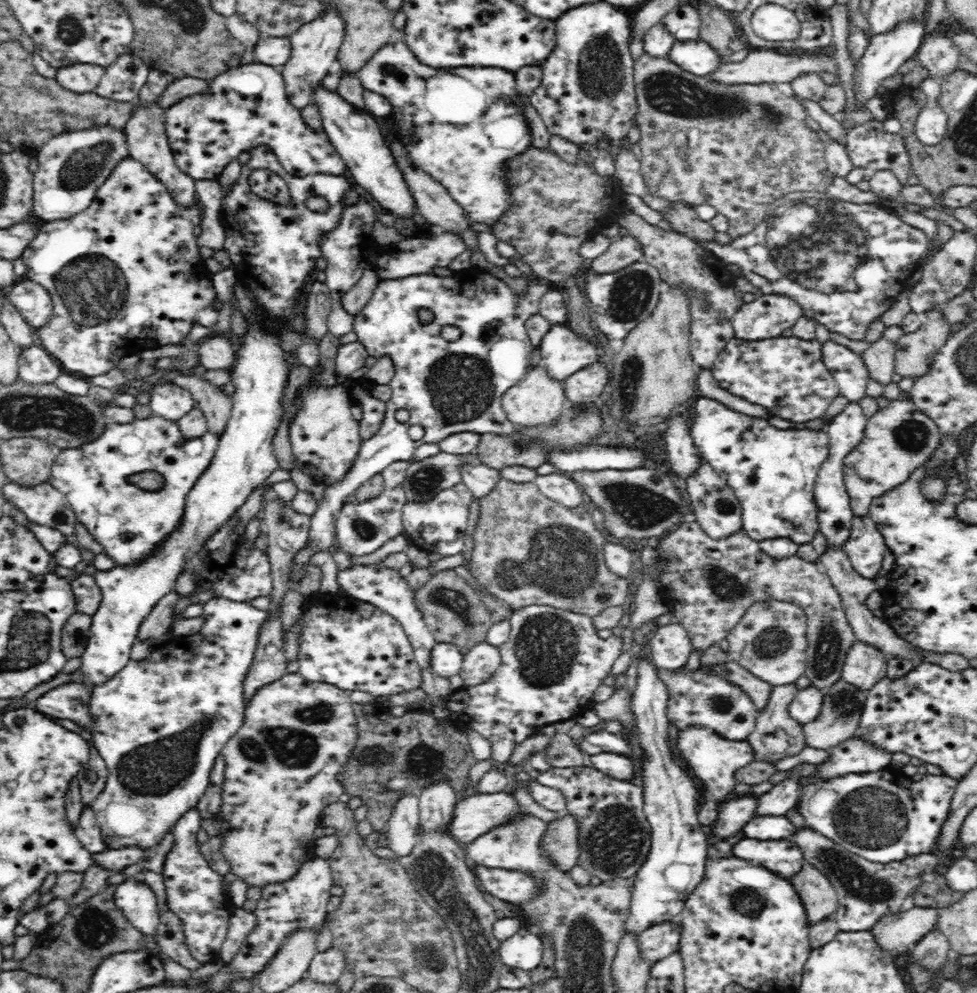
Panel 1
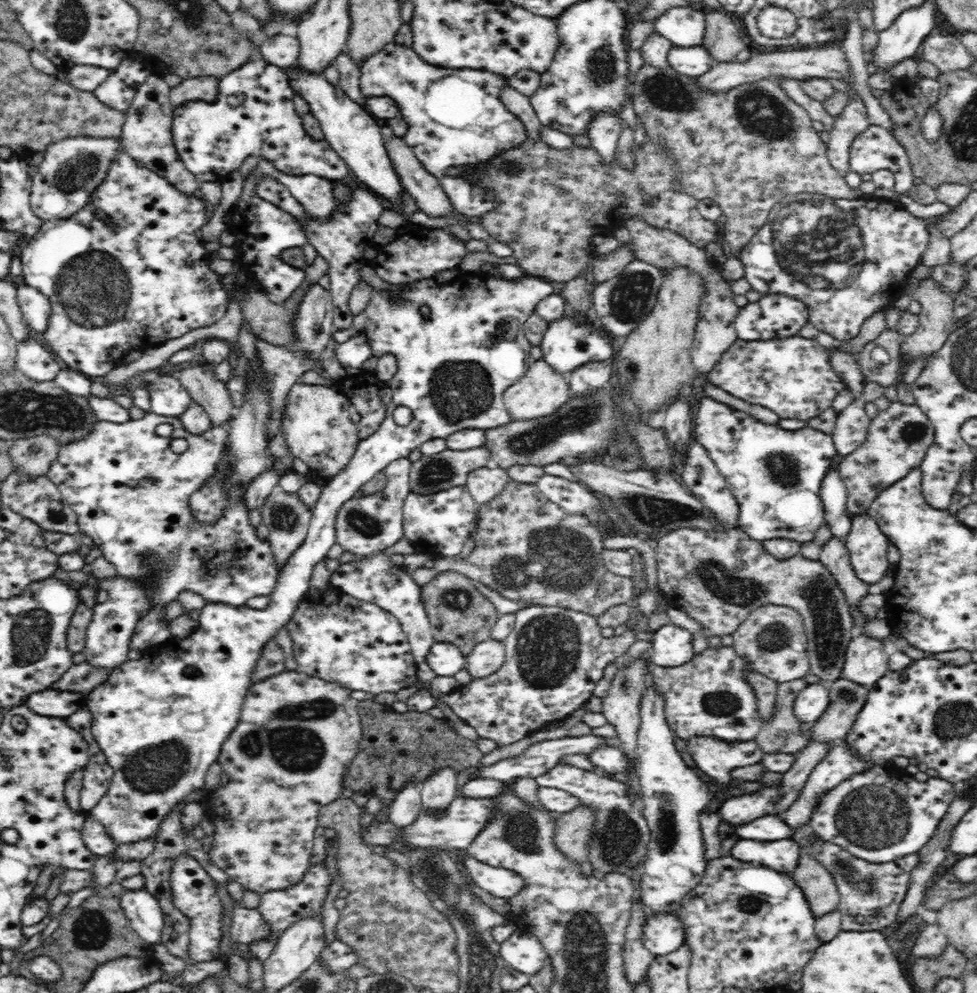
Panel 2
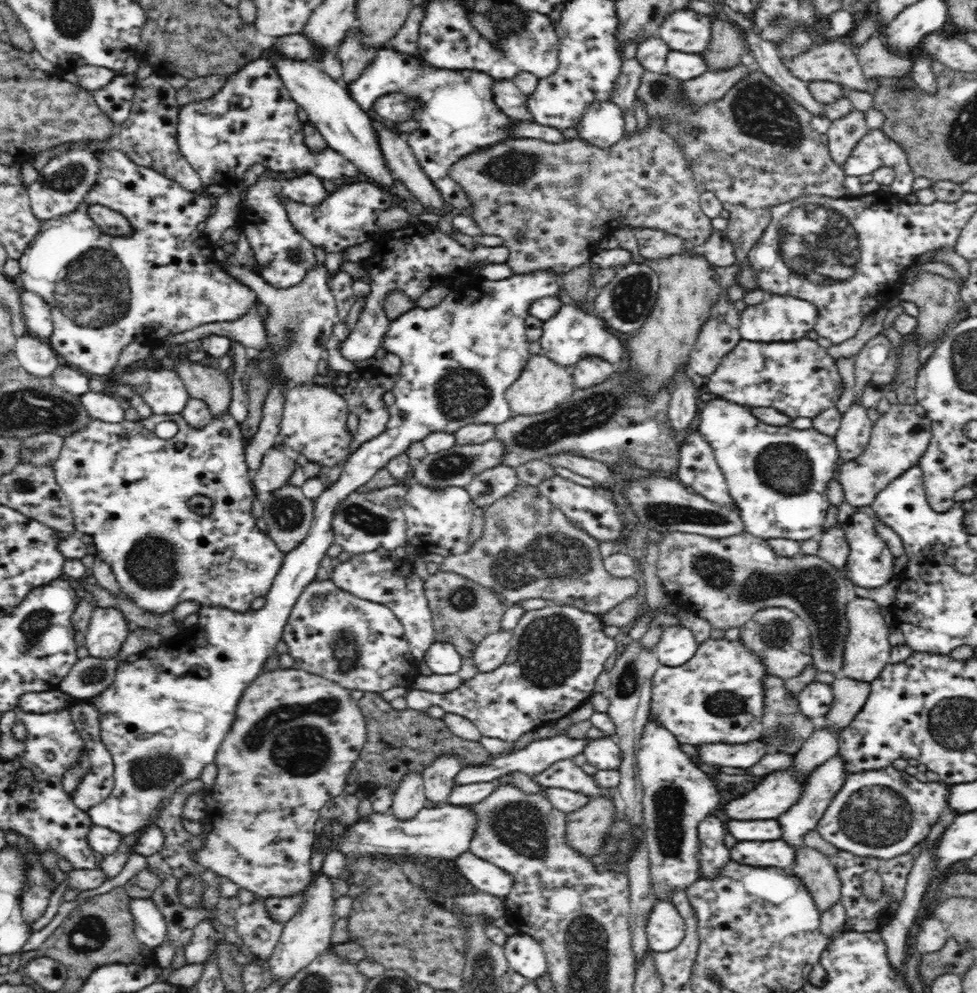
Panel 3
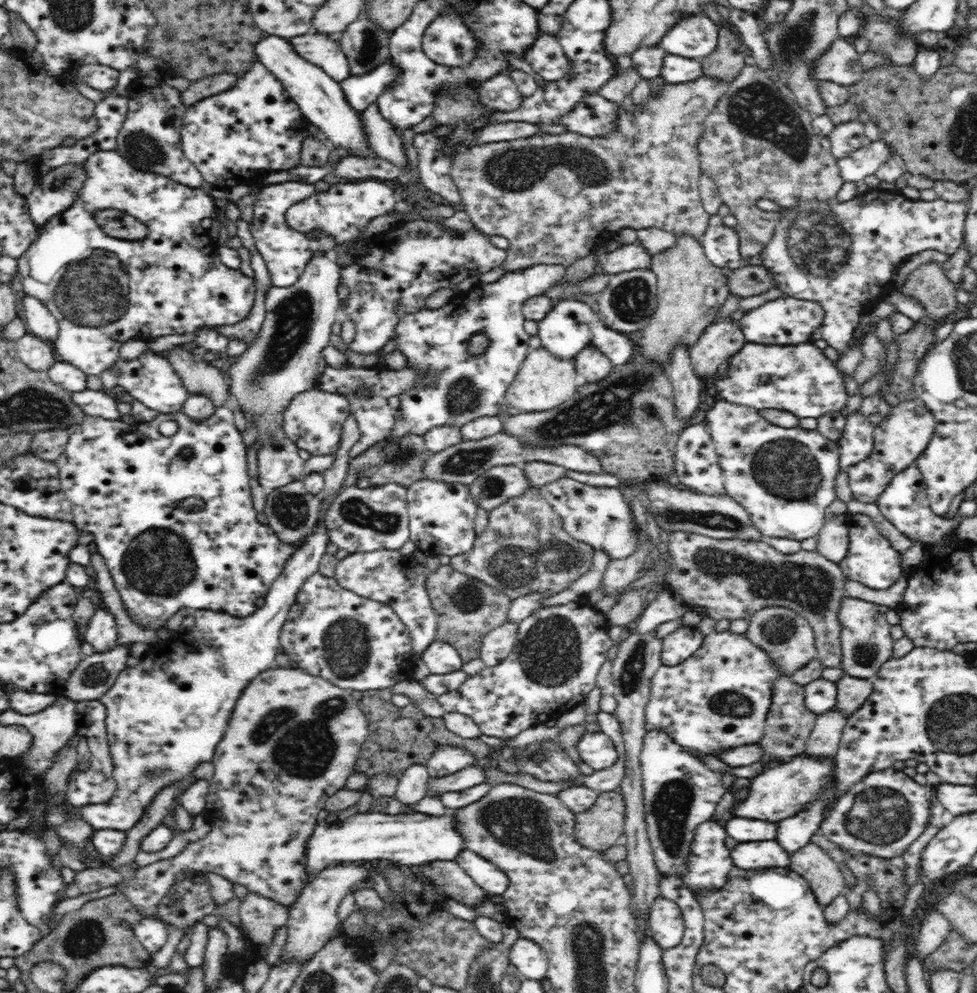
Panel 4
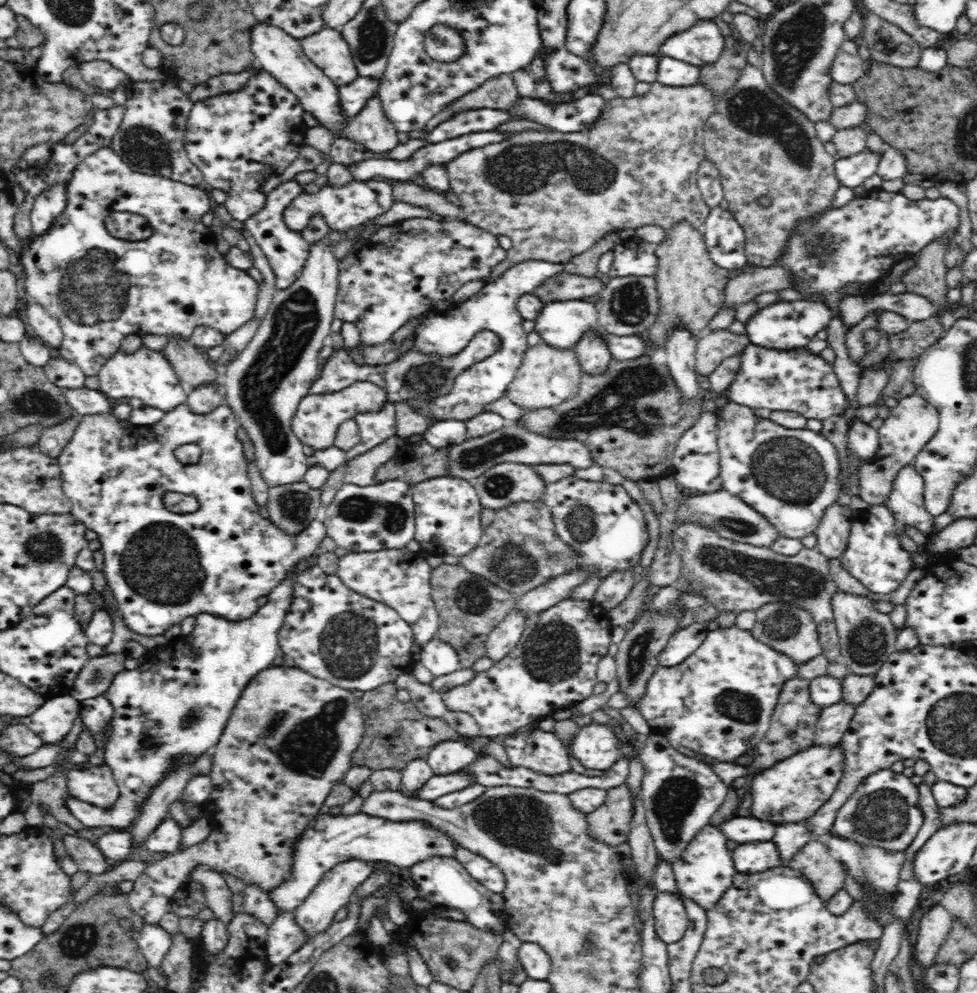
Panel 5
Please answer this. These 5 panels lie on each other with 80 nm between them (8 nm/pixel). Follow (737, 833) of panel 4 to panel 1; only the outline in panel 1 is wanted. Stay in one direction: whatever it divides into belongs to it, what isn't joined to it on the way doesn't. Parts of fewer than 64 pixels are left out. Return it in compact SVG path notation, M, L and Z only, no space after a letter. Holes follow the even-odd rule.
M756 816L750 820L742 832L746 838L756 840L788 839L795 831L794 824L784 816Z

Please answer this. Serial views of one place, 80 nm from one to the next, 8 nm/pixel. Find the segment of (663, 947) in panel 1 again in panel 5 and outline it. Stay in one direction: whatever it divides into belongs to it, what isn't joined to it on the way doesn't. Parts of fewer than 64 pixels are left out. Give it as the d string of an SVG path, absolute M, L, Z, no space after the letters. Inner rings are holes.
M657 892L653 900L654 926L662 942L678 942L689 925L688 915L678 895Z

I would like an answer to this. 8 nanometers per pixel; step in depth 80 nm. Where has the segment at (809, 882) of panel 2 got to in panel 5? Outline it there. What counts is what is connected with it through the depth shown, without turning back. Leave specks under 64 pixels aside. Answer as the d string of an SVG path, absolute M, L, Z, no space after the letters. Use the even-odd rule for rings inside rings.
M822 839L810 840L788 861L788 866L799 870L825 903L845 886L847 874Z

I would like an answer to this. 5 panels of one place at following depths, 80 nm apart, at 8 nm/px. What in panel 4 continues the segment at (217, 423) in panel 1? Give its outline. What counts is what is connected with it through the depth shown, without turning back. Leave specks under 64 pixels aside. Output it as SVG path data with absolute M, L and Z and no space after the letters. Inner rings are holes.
M176 346L163 353L190 394L204 394L215 409L231 404L227 378L208 359L195 357L188 346Z

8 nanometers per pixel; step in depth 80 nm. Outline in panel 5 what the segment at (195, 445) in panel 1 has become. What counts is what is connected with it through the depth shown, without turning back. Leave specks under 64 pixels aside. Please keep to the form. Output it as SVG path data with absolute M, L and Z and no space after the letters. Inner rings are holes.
M185 403L167 411L164 418L156 422L156 424L148 426L128 424L127 426L122 426L120 421L112 413L80 416L72 438L57 459L61 472L61 488L69 499L70 513L74 515L76 520L85 524L86 528L94 530L98 535L98 541L102 543L100 551L104 555L103 572L107 584L116 599L116 608L122 613L126 625L132 632L149 637L162 635L173 624L180 624L187 616L196 616L202 613L216 615L233 621L250 618L260 607L256 603L260 596L266 596L278 583L281 583L286 578L289 570L300 560L312 555L318 555L318 549L323 538L327 536L326 527L321 517L311 522L302 532L289 534L278 528L273 521L263 518L258 513L260 506L252 496L251 482L247 475L249 462L246 460L242 449L243 442L236 437L239 422L235 413L228 406L222 404L213 412L206 415L198 415L197 413L192 413L188 404ZM182 444L197 444L201 448L201 455L196 464L182 464L176 458L175 450ZM166 492L179 492L180 494L195 496L199 502L198 510L190 514L178 514L168 510L166 505L164 505L164 499L162 499Z

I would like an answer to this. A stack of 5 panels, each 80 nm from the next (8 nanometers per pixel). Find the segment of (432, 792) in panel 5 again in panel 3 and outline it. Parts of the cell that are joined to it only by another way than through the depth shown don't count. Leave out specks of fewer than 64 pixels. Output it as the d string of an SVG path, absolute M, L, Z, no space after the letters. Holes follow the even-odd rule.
M558 735L548 738L548 740L538 740L526 746L524 750L514 751L506 756L496 756L487 764L469 765L455 777L455 786L466 786L466 784L478 784L478 782L495 782L498 783L502 778L510 774L520 772L530 777L538 775L540 772L548 769L551 764L563 759L573 759L574 756L584 753L586 745L589 744L589 738L570 738L566 735Z

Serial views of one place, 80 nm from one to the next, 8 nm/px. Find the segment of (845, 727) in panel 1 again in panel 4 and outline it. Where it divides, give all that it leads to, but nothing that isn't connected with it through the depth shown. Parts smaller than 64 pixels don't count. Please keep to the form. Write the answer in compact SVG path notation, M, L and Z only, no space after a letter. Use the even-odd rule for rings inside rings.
M846 674L837 680L835 685L837 688L835 708L843 716L848 717L868 700L873 691L870 679L854 678Z

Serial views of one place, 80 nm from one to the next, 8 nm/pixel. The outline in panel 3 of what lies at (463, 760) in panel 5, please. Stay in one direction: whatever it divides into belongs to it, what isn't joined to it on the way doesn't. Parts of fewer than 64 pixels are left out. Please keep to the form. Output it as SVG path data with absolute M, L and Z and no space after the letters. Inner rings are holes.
M444 754L423 771L424 795L436 805L445 805L446 798L455 788L455 777L463 770L464 764L458 755Z

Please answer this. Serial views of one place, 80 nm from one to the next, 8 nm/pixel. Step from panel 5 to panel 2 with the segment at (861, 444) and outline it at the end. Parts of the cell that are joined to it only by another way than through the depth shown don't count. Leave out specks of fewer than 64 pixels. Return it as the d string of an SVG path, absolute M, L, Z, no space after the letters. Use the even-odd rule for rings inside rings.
M860 398L838 413L831 432L837 454L845 457L853 453L866 440L870 423L871 419L865 412L865 402Z

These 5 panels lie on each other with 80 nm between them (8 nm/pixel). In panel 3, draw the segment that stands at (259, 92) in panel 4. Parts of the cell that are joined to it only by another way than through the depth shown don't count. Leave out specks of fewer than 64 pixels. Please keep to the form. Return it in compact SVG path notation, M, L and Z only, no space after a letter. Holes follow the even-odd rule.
M261 56L260 59L246 64L242 70L227 75L224 86L214 96L180 107L177 122L179 150L190 166L198 172L204 186L220 185L226 188L232 183L236 184L245 170L257 162L272 169L275 173L300 170L300 172L316 175L319 179L328 180L352 178L361 173L355 164L330 147L319 152L310 151L304 141L304 122L297 114L299 104L291 98L276 70L270 60Z

